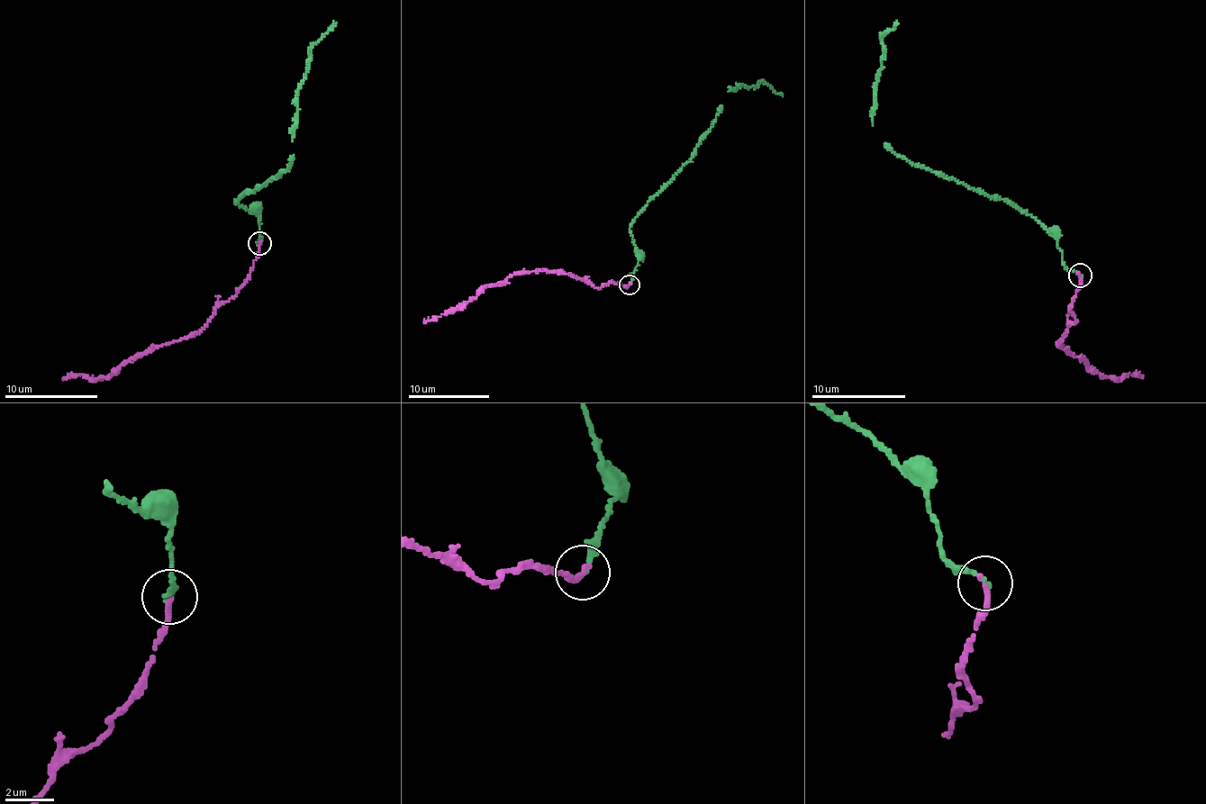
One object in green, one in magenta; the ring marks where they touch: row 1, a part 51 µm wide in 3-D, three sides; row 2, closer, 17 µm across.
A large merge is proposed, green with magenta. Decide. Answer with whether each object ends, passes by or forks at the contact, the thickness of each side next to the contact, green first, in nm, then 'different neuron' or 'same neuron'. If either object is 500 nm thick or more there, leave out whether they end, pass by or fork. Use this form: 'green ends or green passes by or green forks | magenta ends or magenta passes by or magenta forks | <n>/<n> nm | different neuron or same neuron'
green ends | magenta ends | 190/300 nm | same neuron

